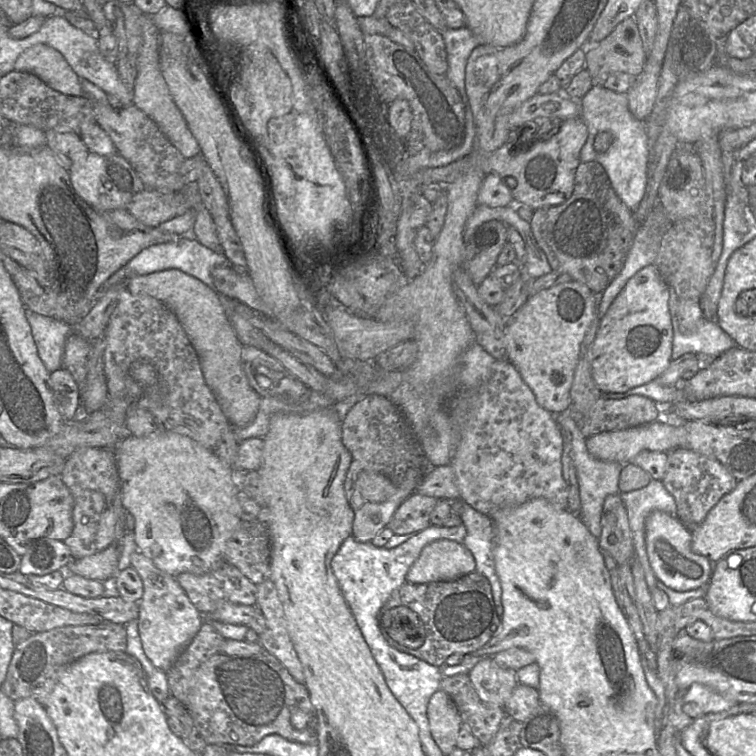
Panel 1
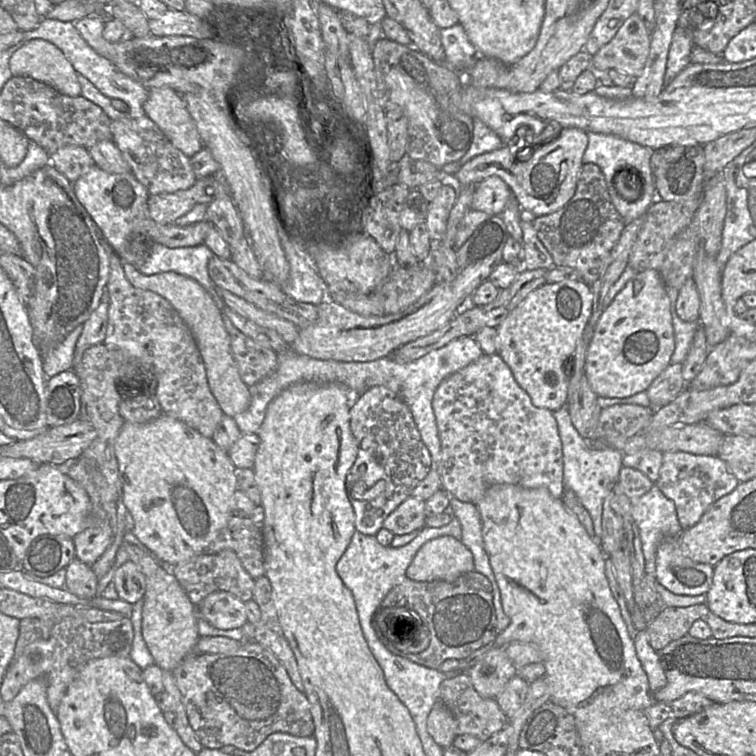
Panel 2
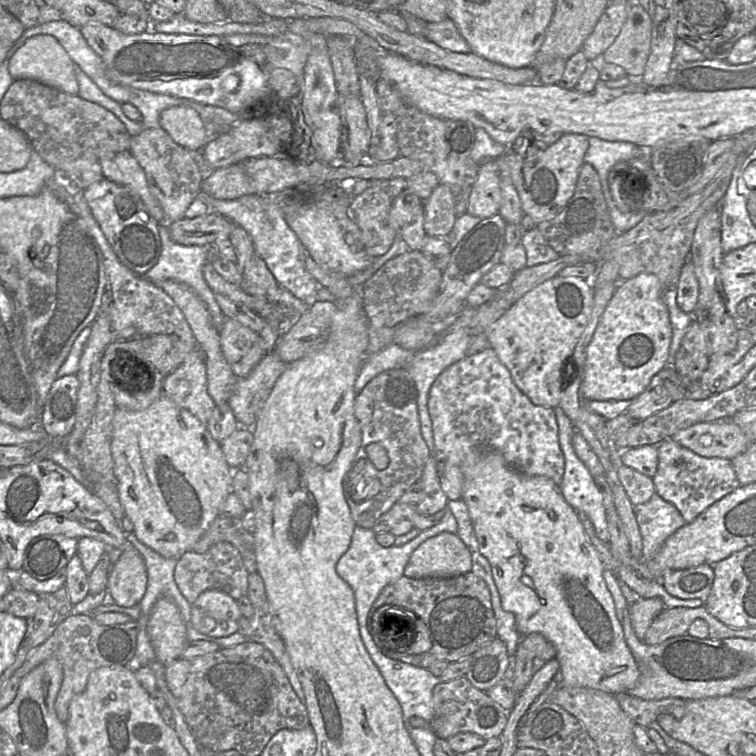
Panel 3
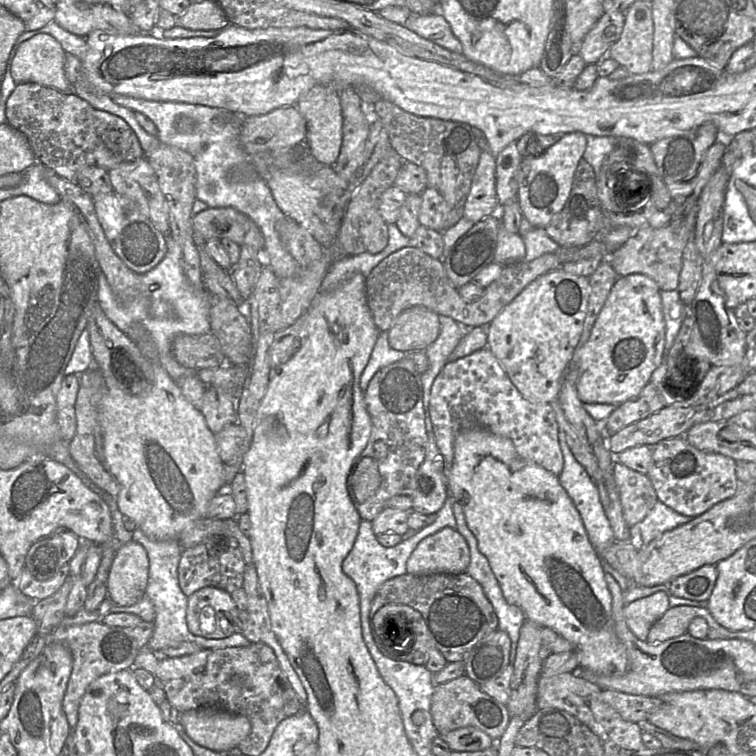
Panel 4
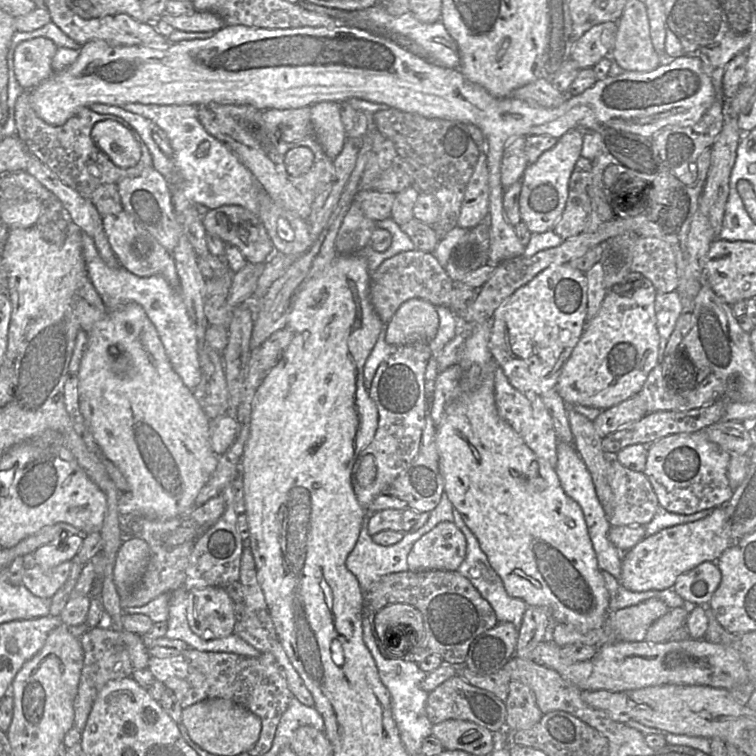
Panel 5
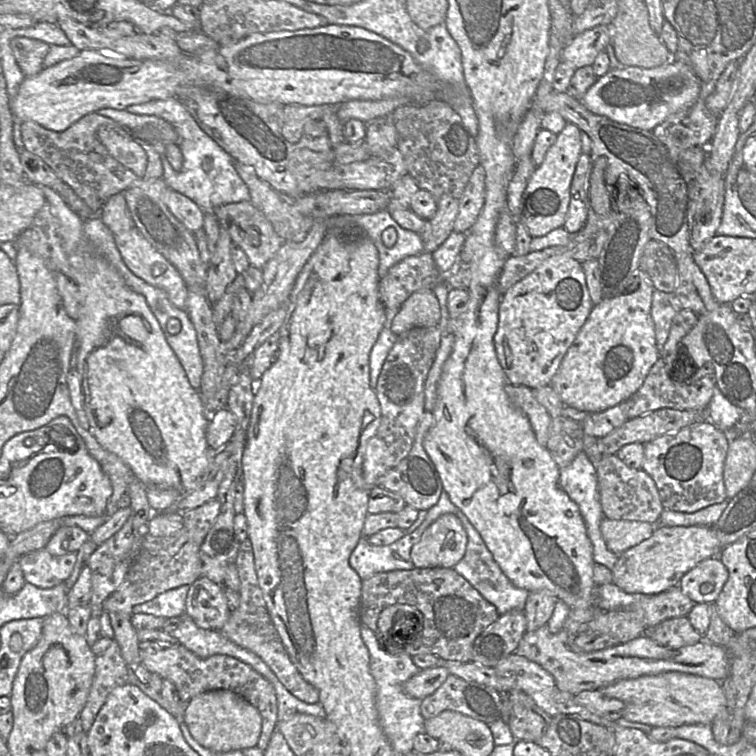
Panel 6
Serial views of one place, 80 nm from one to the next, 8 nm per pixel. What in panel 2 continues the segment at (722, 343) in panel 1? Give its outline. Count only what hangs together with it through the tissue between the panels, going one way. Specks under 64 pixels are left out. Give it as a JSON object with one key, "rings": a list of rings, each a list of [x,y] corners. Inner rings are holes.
{"rings":[[[667,287],[667,294],[670,300],[670,312],[674,331],[674,350],[670,358],[670,364],[682,363],[687,356],[699,322],[685,322],[681,320],[676,312],[678,290],[673,287]]]}

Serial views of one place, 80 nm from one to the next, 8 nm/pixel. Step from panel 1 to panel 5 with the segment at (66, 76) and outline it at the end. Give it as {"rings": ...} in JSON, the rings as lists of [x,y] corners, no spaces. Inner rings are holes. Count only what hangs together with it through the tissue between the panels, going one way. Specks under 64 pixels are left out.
{"rings":[[[45,37],[20,42],[14,50],[14,72],[24,89],[33,89],[53,73],[52,59],[58,47]]]}

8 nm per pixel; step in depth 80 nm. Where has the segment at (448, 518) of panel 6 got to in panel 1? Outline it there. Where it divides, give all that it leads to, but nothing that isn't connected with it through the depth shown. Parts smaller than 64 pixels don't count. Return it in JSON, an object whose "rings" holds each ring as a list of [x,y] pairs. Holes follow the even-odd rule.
{"rings":[[[440,539],[427,544],[406,574],[406,580],[413,584],[439,581],[454,581],[475,572],[475,559],[462,543]]]}

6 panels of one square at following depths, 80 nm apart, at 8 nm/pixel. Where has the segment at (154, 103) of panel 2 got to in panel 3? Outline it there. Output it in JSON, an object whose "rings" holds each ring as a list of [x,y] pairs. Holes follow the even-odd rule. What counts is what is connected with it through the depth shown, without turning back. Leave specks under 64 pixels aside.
{"rings":[[[188,105],[164,109],[160,114],[159,124],[175,143],[190,152],[198,152],[208,143],[204,123]]]}

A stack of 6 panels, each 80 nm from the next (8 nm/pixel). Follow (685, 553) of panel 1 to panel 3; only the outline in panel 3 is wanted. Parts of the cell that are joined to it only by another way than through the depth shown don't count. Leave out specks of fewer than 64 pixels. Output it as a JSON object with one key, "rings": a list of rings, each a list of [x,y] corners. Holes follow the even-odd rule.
{"rings":[[[702,564],[687,569],[667,571],[659,581],[674,597],[701,599],[705,602],[711,592],[714,576],[713,566]]]}

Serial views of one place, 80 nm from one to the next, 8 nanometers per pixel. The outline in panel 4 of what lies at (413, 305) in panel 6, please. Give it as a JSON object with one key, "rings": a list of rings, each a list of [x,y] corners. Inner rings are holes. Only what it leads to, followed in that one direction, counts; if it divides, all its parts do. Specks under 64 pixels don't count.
{"rings":[[[424,306],[405,309],[388,331],[389,344],[400,351],[420,351],[439,336],[439,316]]]}

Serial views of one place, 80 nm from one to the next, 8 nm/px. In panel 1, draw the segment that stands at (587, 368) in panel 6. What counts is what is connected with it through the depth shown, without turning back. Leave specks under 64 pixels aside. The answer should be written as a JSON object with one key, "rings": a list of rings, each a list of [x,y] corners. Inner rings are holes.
{"rings":[[[650,264],[634,274],[600,321],[591,350],[592,377],[602,394],[622,393],[657,379],[669,366],[673,329],[668,308],[669,286],[657,267]]]}

